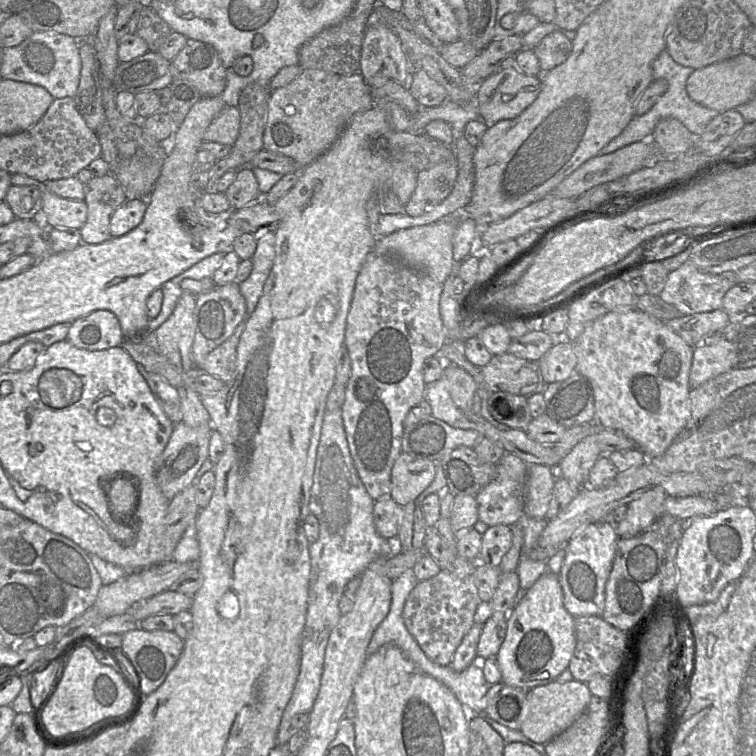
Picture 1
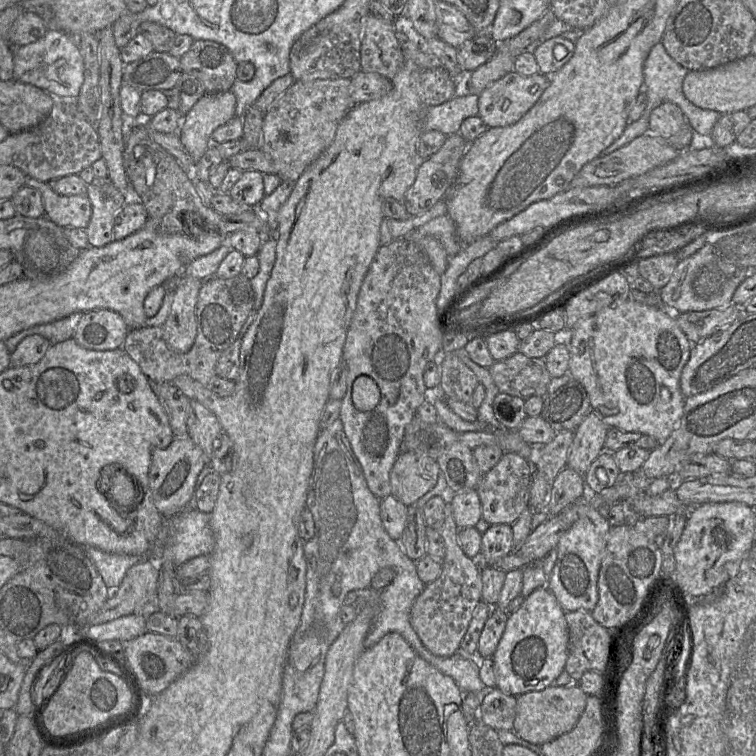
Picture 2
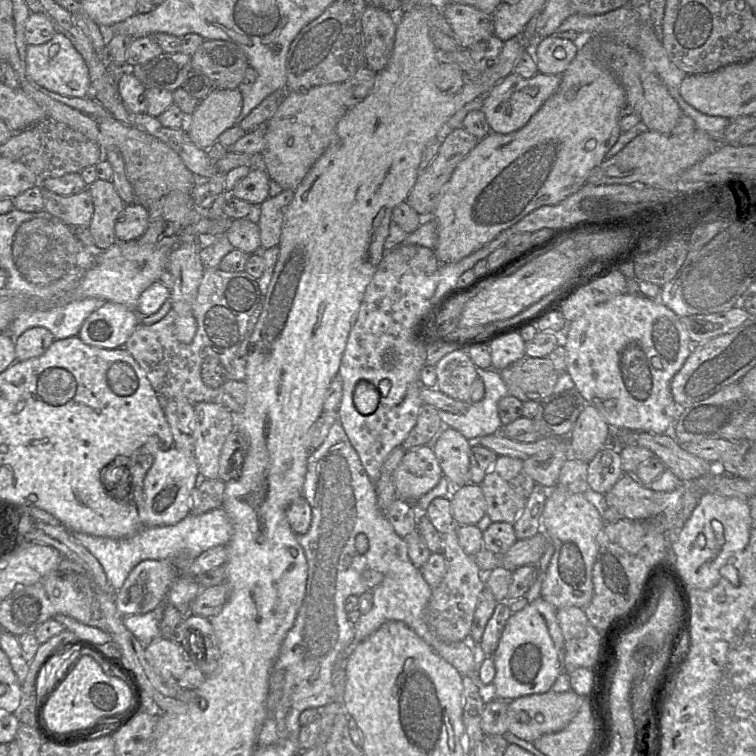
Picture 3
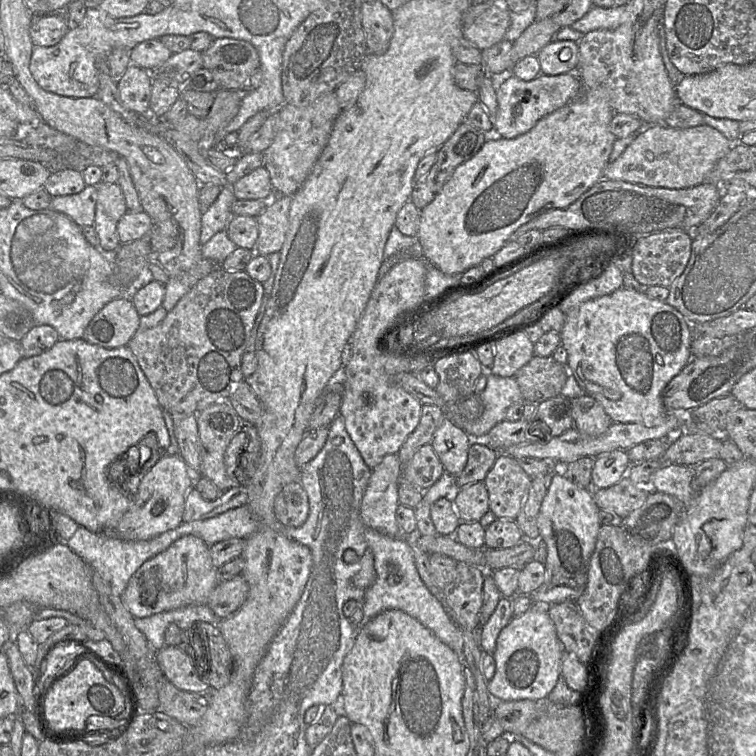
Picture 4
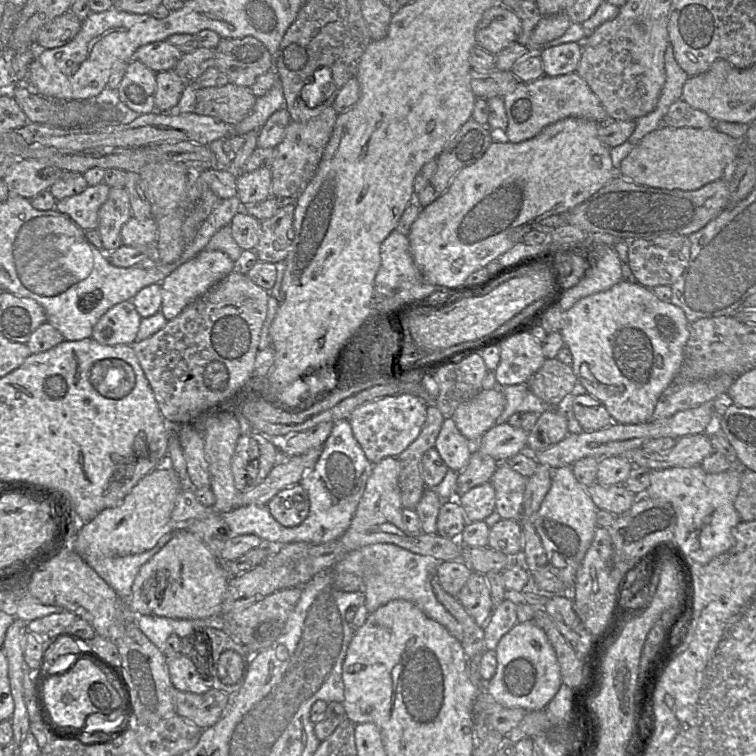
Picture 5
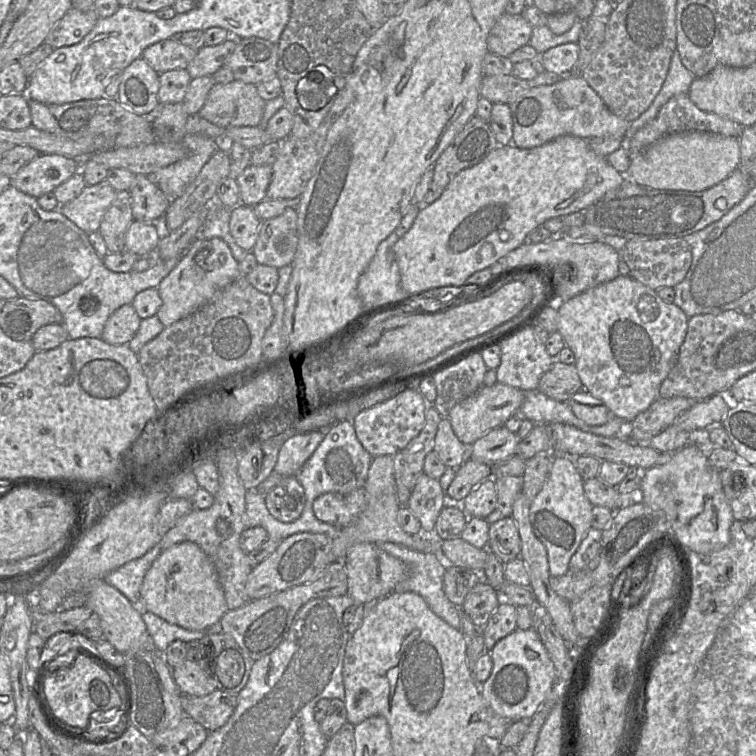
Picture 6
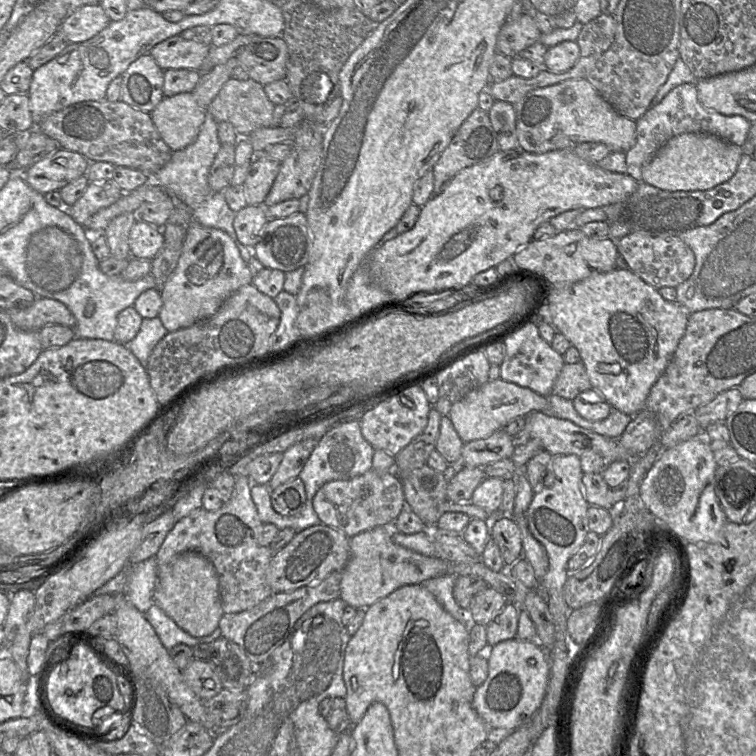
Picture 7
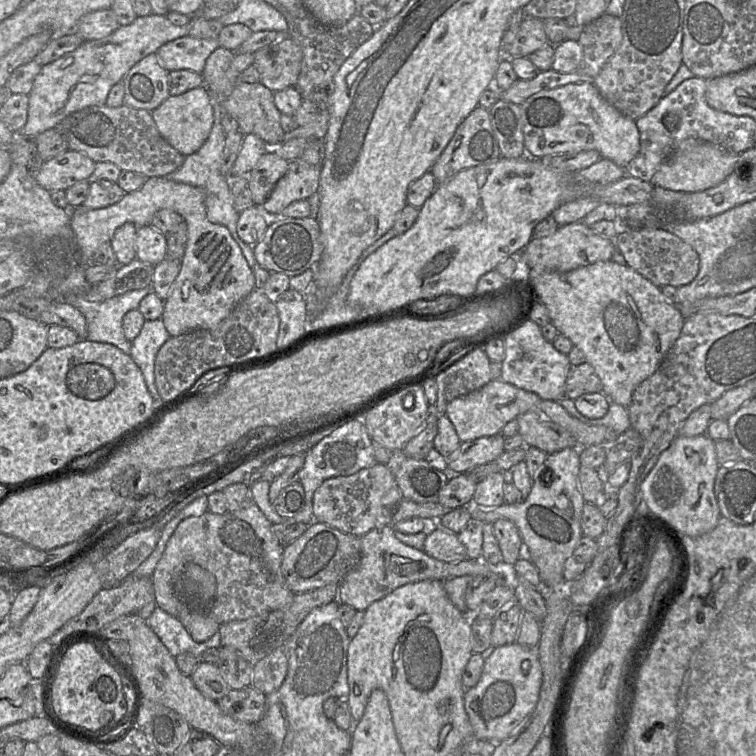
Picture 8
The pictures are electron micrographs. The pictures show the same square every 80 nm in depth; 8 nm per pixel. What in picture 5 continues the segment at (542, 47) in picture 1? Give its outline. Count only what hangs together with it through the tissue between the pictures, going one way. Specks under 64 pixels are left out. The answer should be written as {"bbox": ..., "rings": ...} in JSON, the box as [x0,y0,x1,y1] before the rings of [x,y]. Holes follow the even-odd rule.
{"bbox":[539,42,581,77],"rings":[[[575,42],[552,46],[539,54],[544,73],[556,77],[576,72],[581,59],[581,45]]]}

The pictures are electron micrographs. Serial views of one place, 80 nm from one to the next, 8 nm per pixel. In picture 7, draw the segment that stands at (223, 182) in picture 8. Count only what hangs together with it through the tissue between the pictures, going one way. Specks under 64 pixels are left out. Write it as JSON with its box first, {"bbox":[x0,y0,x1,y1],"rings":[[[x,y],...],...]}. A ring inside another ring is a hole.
{"bbox":[149,112,253,264],"rings":[[[207,112],[196,140],[184,149],[174,151],[169,162],[149,176],[172,197],[175,206],[185,204],[192,212],[192,219],[205,227],[226,232],[236,244],[242,259],[248,264],[253,257],[253,248],[244,246],[238,240],[233,226],[235,212],[230,209],[222,193],[213,191],[208,183],[210,168],[221,146],[218,122]]]}

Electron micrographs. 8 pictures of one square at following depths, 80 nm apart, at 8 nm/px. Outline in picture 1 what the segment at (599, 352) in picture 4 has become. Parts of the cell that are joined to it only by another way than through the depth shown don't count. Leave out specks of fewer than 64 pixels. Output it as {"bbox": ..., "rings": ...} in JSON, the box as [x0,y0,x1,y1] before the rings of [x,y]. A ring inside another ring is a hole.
{"bbox":[572,308,693,458],"rings":[[[631,308],[625,312],[611,311],[600,316],[588,324],[579,338],[572,343],[574,343],[574,352],[577,358],[575,371],[585,376],[592,387],[595,407],[595,423],[601,428],[617,430],[624,433],[636,443],[637,447],[644,452],[647,458],[661,456],[685,427],[690,418],[689,373],[693,357],[693,347],[688,345],[678,334],[669,329],[664,322],[641,312],[636,308]]]}

